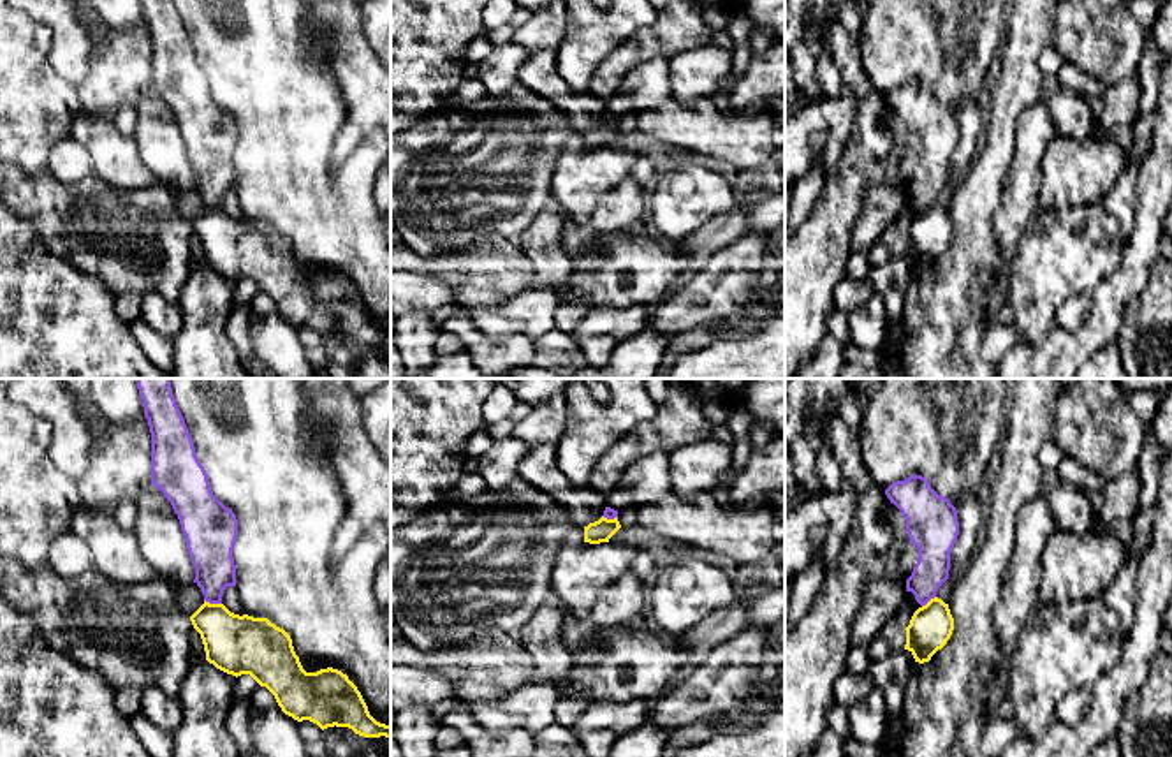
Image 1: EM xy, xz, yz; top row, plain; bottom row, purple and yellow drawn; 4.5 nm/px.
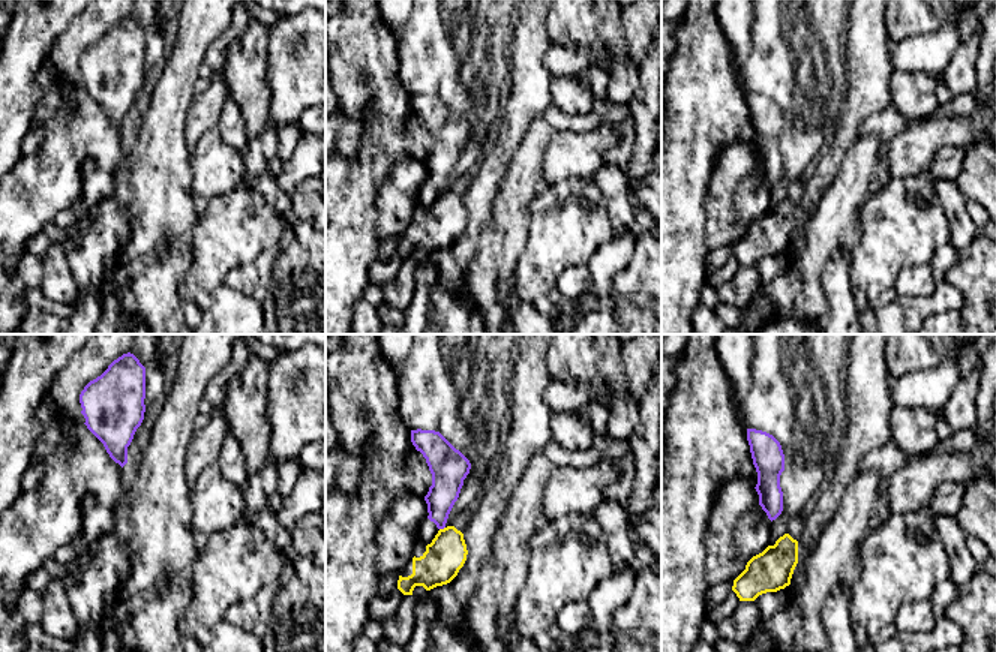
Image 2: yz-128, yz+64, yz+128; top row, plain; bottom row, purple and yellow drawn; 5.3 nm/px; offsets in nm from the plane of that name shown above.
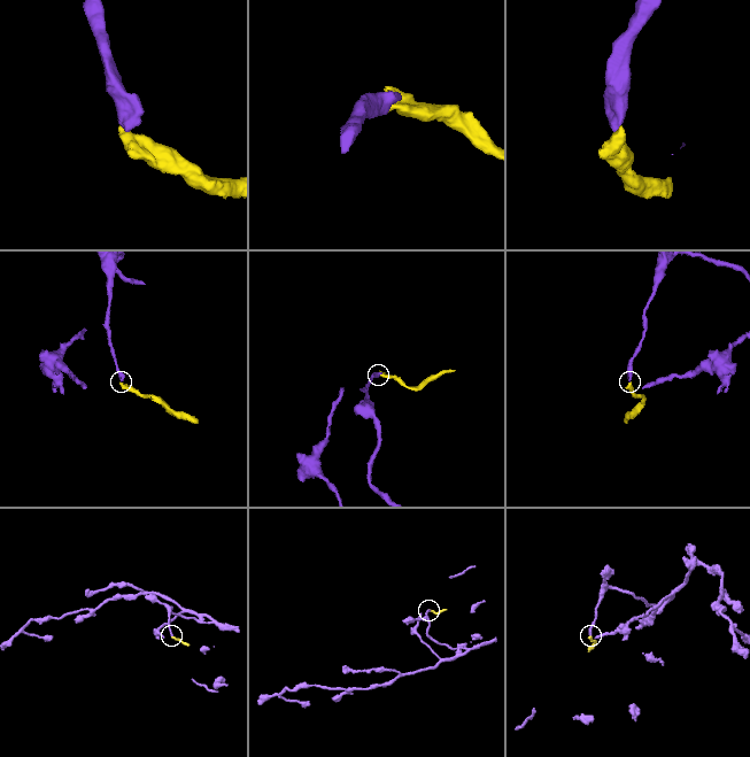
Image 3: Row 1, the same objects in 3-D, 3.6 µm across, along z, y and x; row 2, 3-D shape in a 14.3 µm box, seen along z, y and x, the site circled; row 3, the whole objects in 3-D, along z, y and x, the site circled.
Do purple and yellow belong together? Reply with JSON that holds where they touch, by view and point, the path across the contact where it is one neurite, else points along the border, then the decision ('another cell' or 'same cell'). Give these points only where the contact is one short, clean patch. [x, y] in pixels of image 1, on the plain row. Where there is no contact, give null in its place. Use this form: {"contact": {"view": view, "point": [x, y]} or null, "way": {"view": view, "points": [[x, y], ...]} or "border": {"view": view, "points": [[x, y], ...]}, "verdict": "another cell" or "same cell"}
{"contact": {"view": "xy", "point": [213, 208]}, "border": {"view": "xy", "points": [[205, 205], [220, 210]]}, "verdict": "another cell"}

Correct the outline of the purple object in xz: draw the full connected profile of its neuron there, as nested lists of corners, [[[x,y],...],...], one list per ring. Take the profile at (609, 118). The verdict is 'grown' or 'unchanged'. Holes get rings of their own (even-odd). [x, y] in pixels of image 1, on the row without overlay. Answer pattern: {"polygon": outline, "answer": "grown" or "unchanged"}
{"polygon": [[[658,55],[637,63],[621,81],[614,97],[605,102],[604,123],[614,125],[628,113],[655,109],[672,97],[669,81],[669,56]]], "answer": "grown"}

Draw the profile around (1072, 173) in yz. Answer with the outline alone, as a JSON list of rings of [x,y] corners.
[[[1056,134],[1042,157],[1040,209],[1058,209],[1084,202],[1100,202],[1114,187],[1126,165],[1126,155],[1117,139],[1075,141]]]

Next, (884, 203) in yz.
[[[880,183],[869,188],[866,206],[855,220],[853,252],[869,255],[882,232],[896,222],[906,201],[906,188]]]

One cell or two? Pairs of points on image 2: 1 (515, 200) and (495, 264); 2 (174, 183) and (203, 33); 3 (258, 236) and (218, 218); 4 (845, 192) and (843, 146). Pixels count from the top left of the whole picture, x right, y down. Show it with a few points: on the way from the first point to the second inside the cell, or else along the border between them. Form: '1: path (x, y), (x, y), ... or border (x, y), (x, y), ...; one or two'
1: path (510, 216), (507, 233), (498, 248); one
2: path (170, 146), (170, 99), (180, 71); one
3: path (248, 228), (228, 228); one
4: border (857, 138), (846, 153), (836, 179), (827, 188); two

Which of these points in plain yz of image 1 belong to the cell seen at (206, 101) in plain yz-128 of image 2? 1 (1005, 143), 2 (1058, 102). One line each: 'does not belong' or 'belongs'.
1: does not belong
2: does not belong

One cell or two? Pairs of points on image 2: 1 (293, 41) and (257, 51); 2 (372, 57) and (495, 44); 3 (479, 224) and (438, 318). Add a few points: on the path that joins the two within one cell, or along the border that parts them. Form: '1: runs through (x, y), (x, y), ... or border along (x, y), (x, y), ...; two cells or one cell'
1: border along (270, 26), (269, 84); two cells
2: border along (395, 39), (398, 78), (405, 89); two cells
3: runs through (464, 248), (461, 264), (450, 278), (446, 294); one cell

